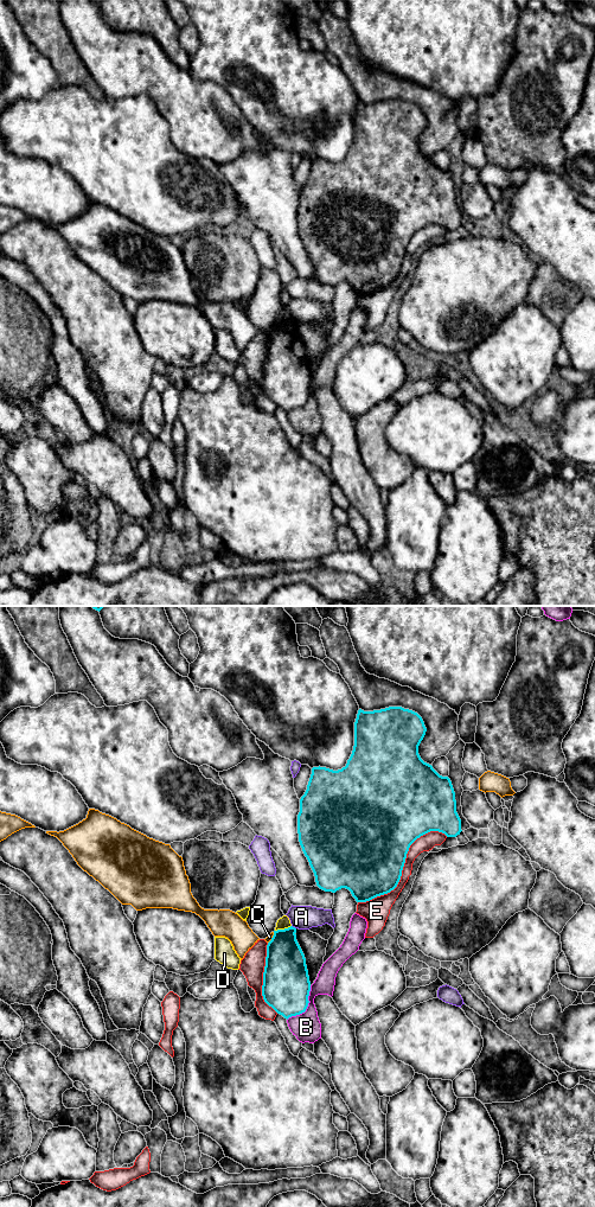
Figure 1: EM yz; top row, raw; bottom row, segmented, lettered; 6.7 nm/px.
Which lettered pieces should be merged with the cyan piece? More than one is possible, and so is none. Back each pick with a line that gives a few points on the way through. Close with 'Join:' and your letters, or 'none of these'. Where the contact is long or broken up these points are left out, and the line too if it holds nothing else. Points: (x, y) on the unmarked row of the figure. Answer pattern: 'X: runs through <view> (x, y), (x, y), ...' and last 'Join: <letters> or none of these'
Join: none of these

